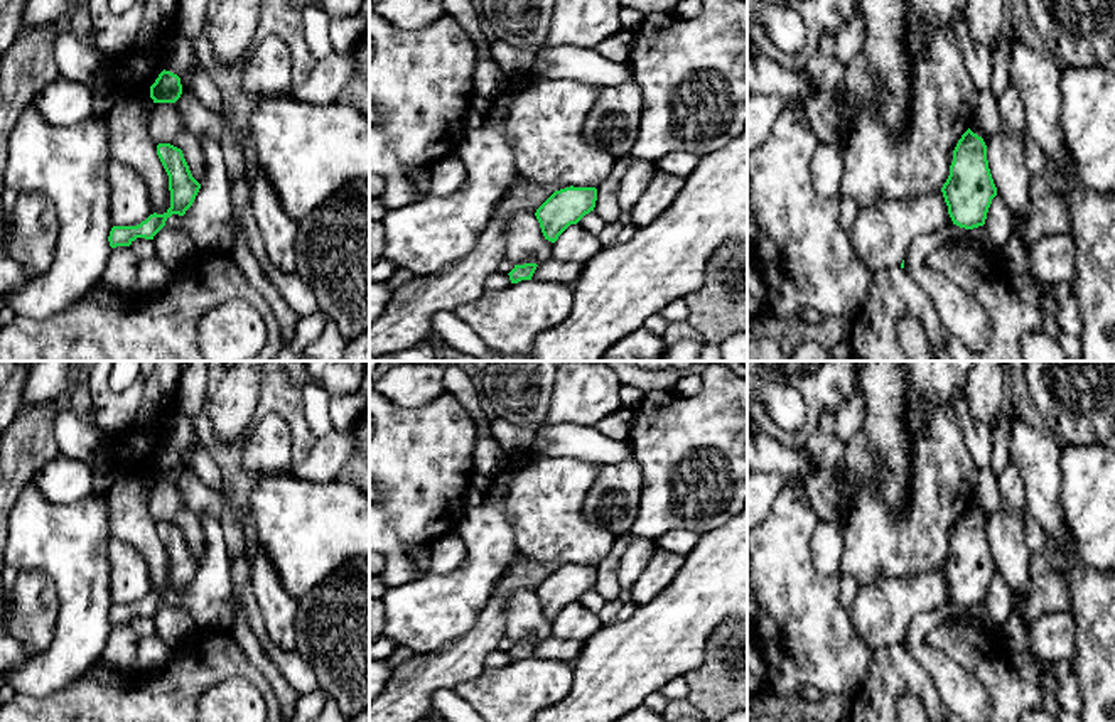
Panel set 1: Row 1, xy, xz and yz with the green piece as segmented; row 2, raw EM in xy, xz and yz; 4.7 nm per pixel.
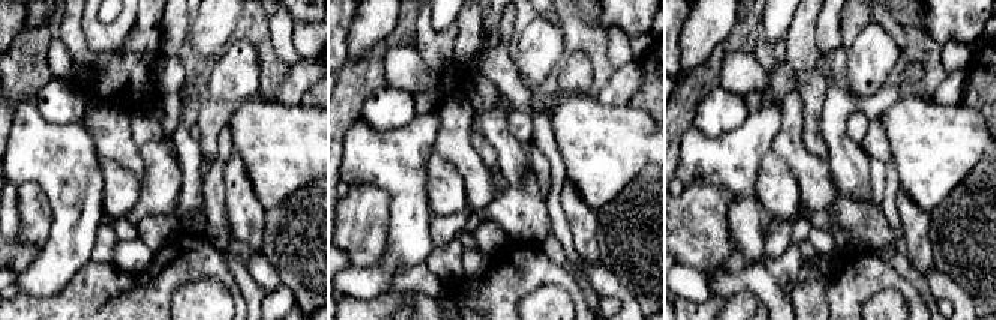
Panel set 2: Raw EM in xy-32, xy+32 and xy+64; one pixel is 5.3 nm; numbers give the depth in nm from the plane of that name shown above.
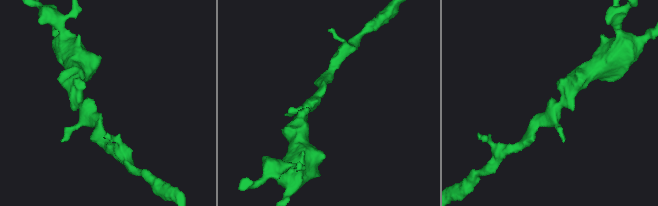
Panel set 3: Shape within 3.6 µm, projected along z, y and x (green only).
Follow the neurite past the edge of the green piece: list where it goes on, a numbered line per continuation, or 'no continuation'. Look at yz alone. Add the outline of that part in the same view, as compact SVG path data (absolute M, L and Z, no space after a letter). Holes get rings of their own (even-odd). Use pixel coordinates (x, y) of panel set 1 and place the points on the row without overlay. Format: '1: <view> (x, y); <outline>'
no continuation

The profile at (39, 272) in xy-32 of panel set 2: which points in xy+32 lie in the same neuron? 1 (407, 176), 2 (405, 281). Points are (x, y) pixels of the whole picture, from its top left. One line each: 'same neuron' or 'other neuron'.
1: same neuron
2: other neuron

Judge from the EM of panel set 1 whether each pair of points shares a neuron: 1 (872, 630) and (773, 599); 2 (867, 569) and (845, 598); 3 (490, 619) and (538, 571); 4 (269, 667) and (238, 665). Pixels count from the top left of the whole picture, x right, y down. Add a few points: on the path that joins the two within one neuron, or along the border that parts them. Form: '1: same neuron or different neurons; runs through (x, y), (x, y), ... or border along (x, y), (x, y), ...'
1: different neurons; border along (847, 611), (854, 633), (872, 650)
2: different neurons; border along (840, 577), (852, 577), (859, 587)
3: same neuron; runs through (496, 604), (500, 594), (517, 577), (523, 576)
4: different neurons; border along (233, 635), (233, 640), (260, 670), (279, 700)

